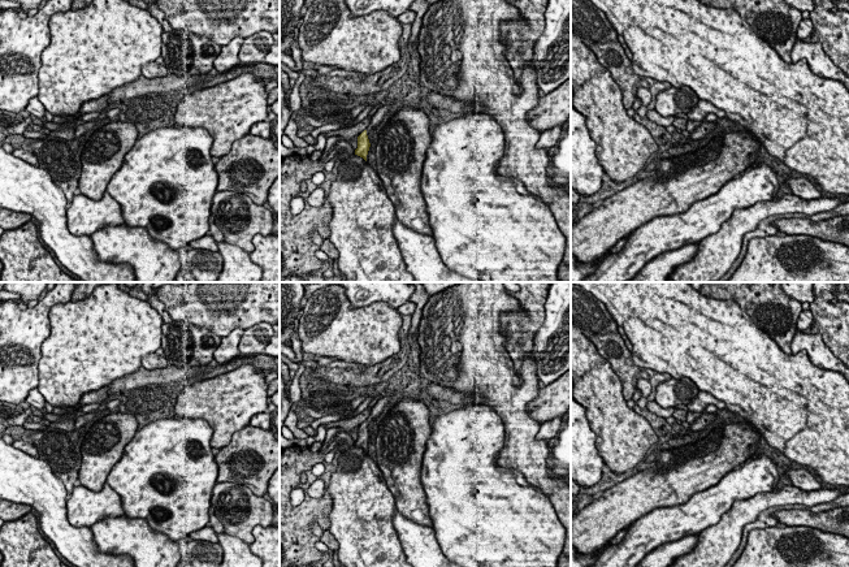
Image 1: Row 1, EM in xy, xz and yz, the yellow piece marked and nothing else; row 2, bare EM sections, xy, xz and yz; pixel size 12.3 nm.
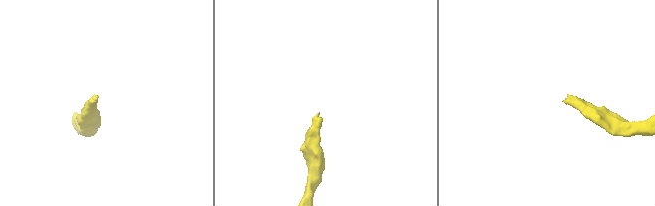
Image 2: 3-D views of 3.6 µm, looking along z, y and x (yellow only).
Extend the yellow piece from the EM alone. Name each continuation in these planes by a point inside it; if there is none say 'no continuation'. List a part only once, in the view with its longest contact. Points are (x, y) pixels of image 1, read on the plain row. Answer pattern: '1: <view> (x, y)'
1: xz (382, 402)

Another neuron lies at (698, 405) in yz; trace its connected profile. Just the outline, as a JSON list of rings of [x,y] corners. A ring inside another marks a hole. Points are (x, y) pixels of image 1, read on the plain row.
[[[699,391],[698,395],[689,403],[688,411],[703,412],[709,404],[715,404],[718,410],[725,408],[725,403],[715,399],[710,393]]]

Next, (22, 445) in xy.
[[[23,438],[13,441],[12,446],[26,453],[27,455],[38,456],[38,450],[35,449],[35,446]]]

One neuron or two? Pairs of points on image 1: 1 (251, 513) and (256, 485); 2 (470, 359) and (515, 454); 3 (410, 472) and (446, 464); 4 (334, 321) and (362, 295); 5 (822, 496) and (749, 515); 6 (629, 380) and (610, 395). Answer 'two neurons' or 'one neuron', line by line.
1: two neurons
2: one neuron
3: two neurons
4: two neurons
5: one neuron
6: two neurons

